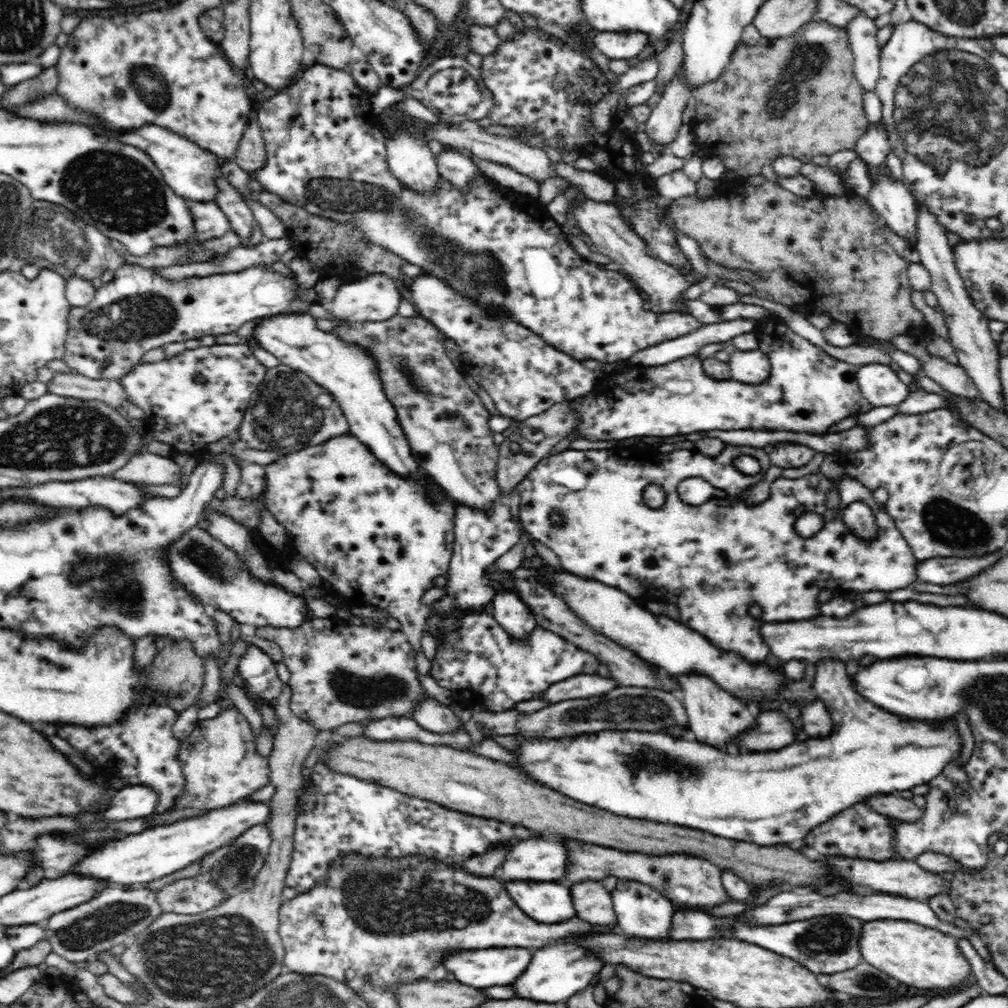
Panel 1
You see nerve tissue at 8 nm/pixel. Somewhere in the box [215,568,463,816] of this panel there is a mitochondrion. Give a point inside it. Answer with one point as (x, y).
(384, 688)

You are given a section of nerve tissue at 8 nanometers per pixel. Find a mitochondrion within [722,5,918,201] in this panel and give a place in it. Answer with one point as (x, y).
(806, 63)

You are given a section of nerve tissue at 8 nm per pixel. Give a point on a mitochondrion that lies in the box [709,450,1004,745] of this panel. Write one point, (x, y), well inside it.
(949, 523)

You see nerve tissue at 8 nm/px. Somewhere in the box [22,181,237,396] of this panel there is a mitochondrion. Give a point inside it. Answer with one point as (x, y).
(150, 313)

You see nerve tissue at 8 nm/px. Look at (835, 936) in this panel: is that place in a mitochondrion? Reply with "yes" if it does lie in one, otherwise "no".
yes

